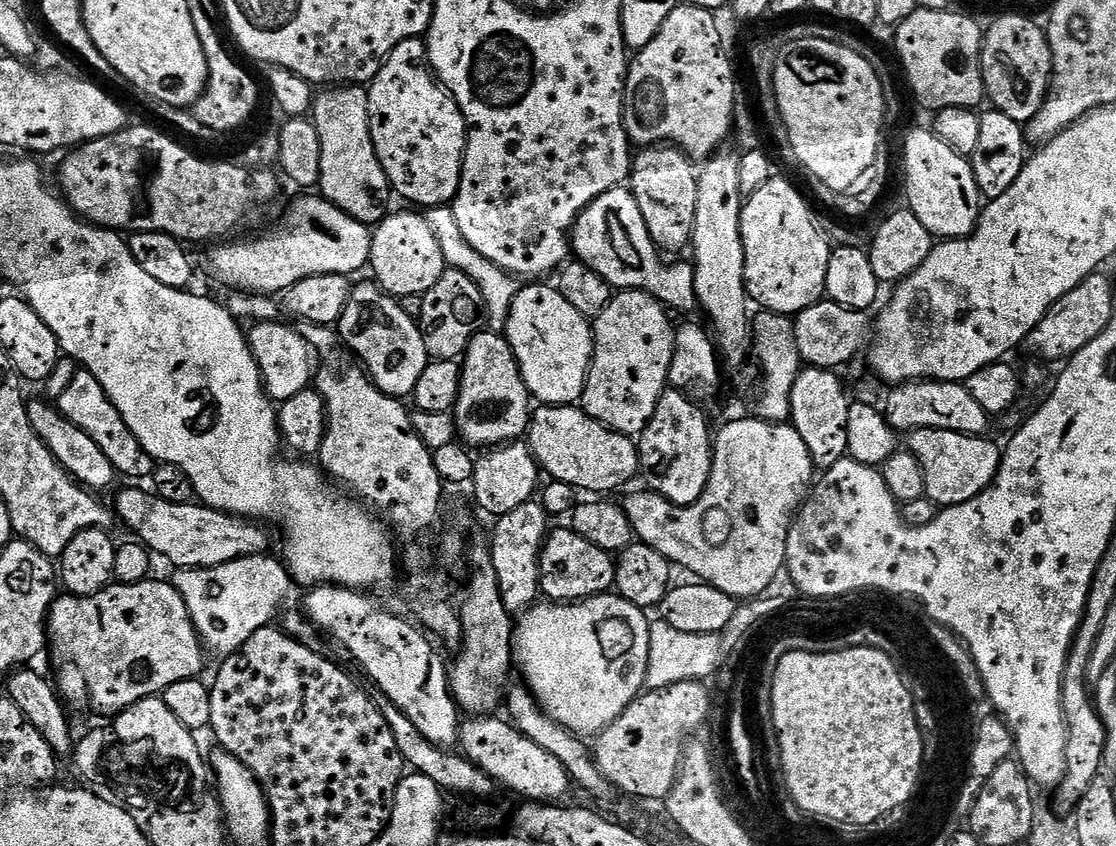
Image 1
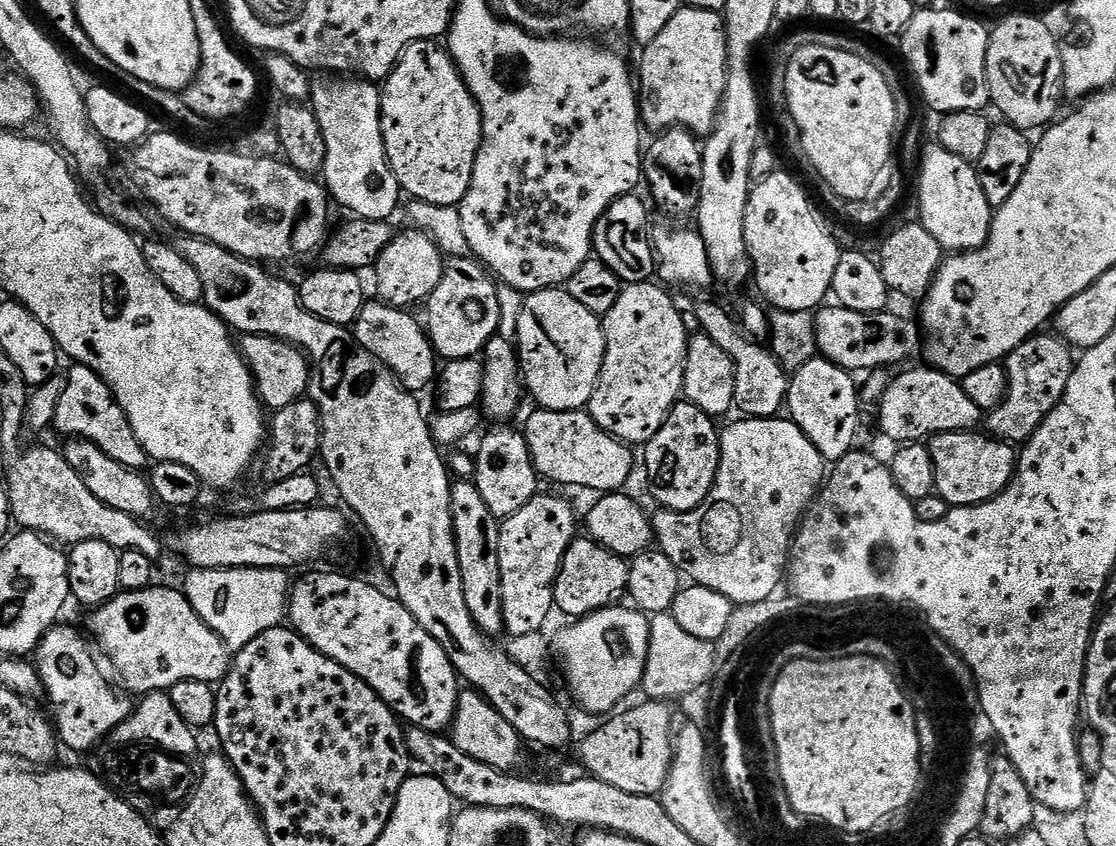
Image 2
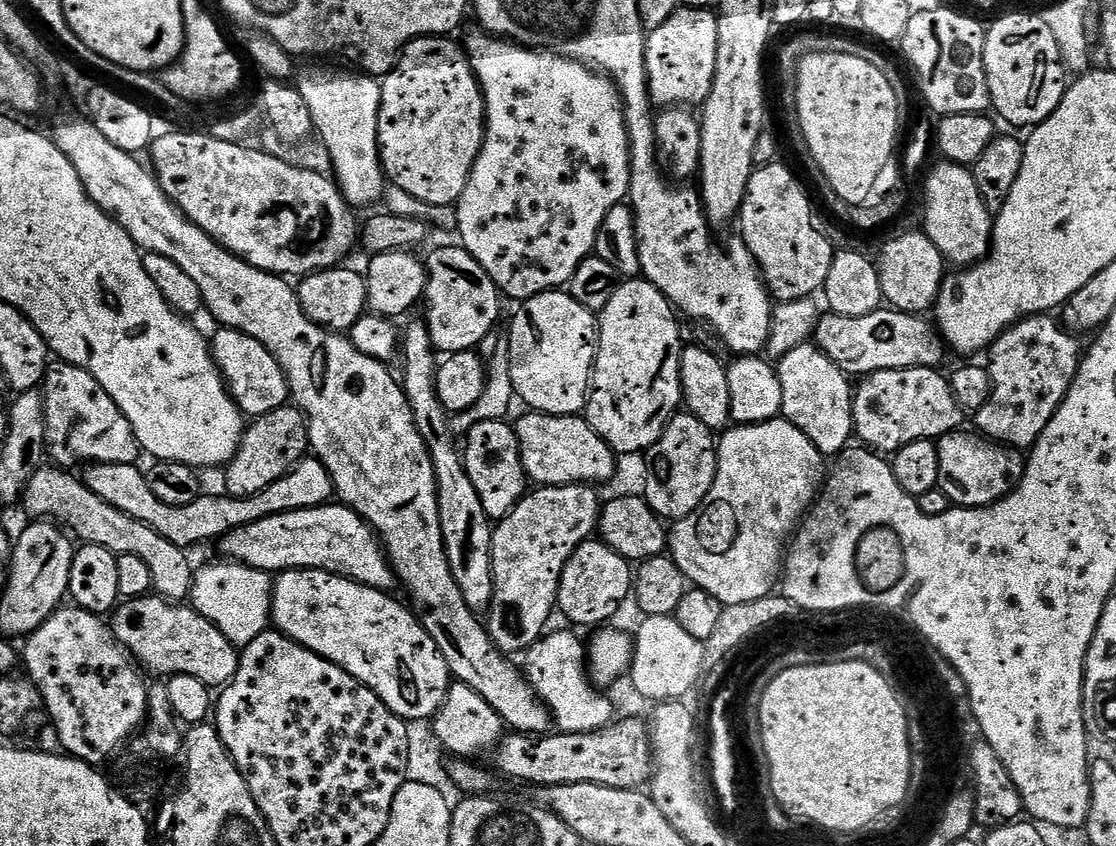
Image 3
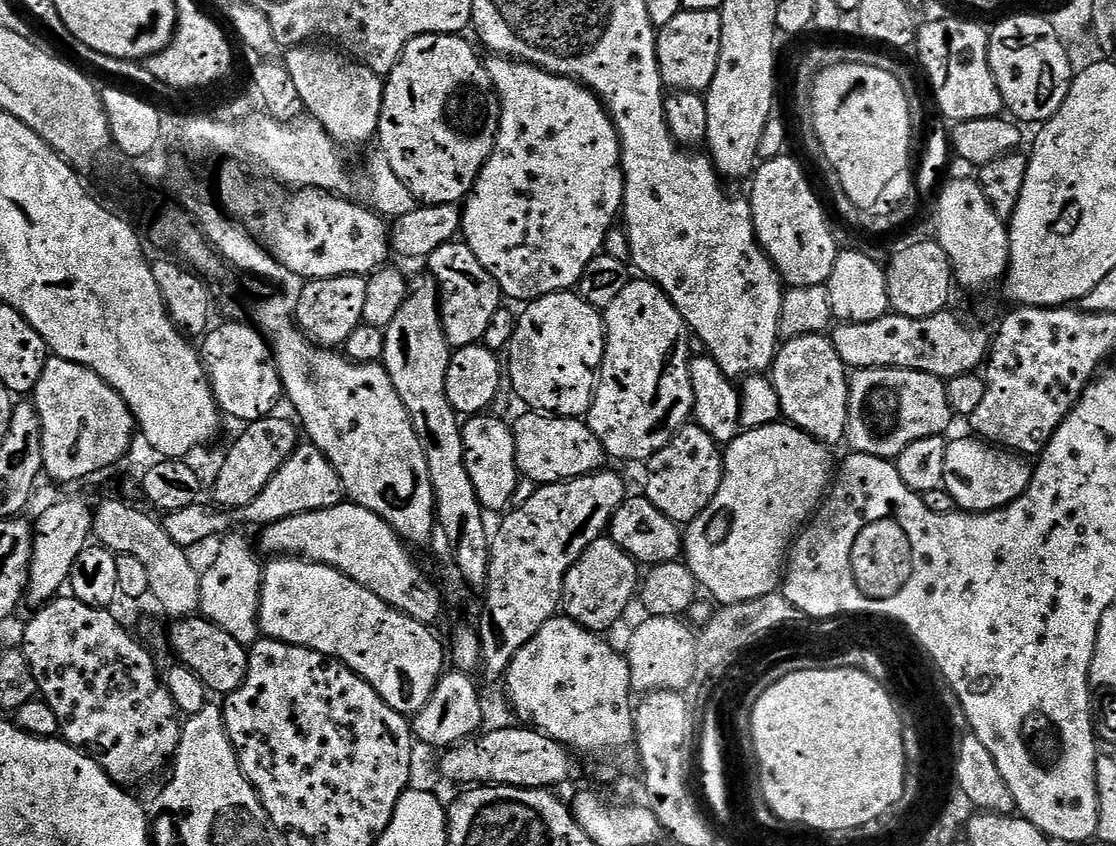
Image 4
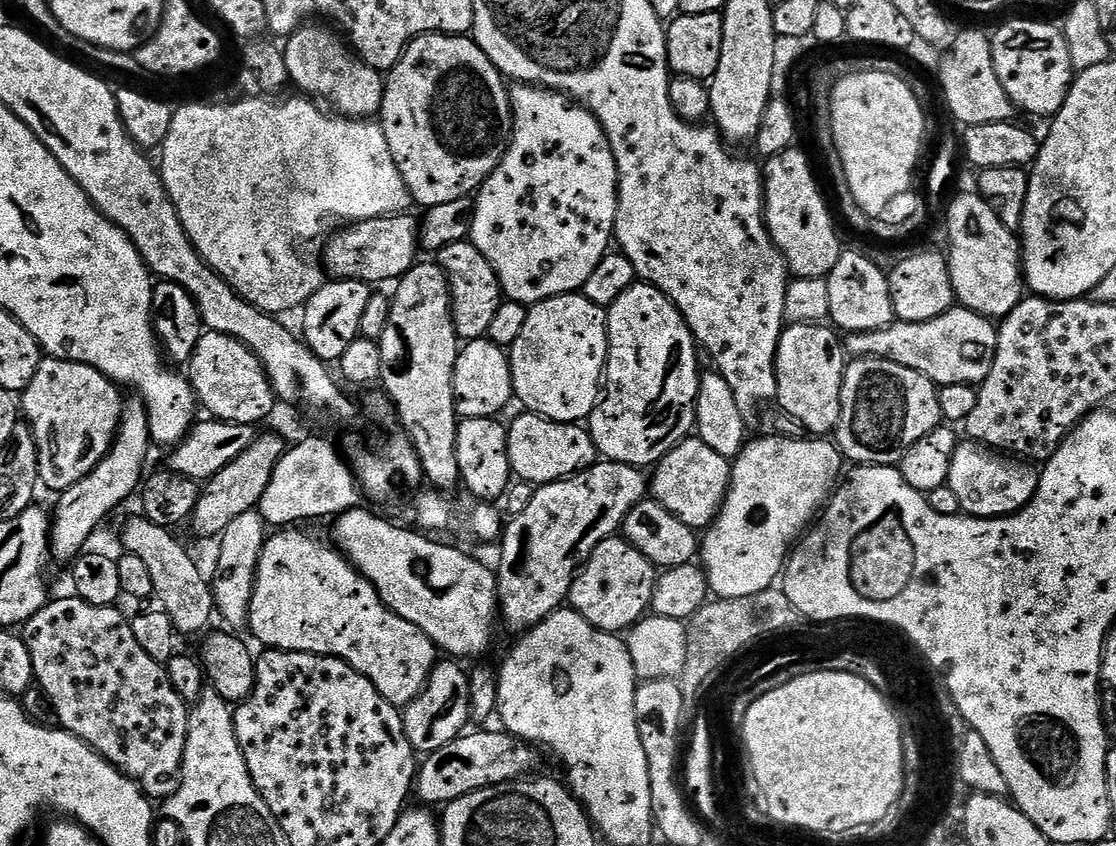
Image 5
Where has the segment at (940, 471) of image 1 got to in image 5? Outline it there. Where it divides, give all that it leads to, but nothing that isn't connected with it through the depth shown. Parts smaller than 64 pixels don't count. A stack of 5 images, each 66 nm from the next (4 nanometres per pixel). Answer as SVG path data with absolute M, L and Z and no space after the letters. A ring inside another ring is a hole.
M960 442L957 443L954 456L950 458L950 474L947 483L950 490L954 490L954 495L958 498L961 513L981 518L991 518L994 516L1012 516L1018 510L1025 508L1034 498L1039 481L1039 471L1023 459L1001 454L986 444Z

